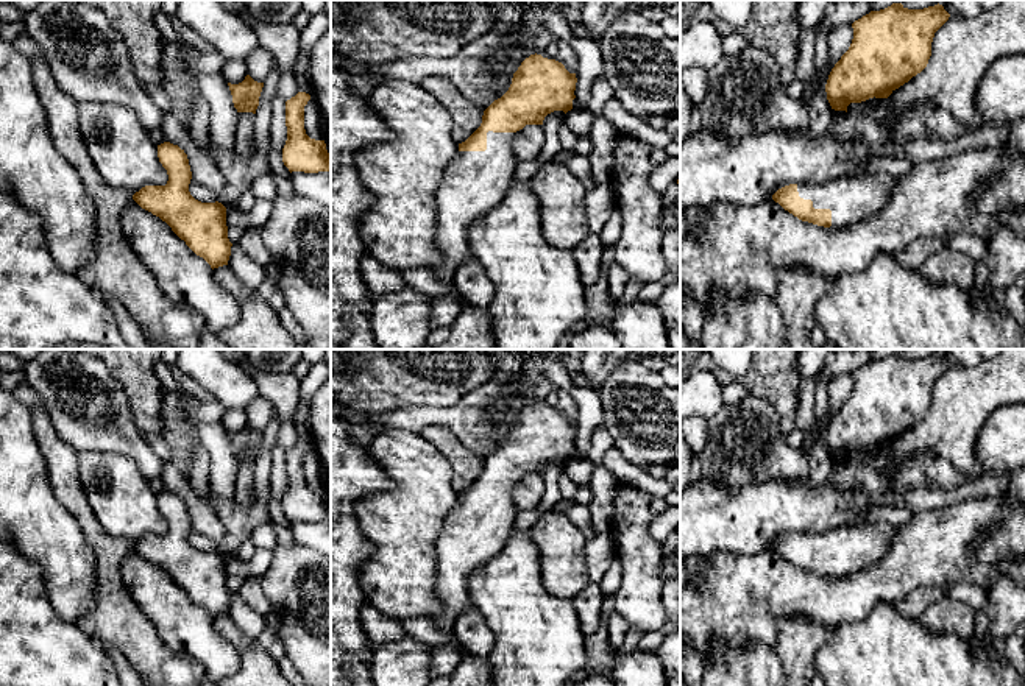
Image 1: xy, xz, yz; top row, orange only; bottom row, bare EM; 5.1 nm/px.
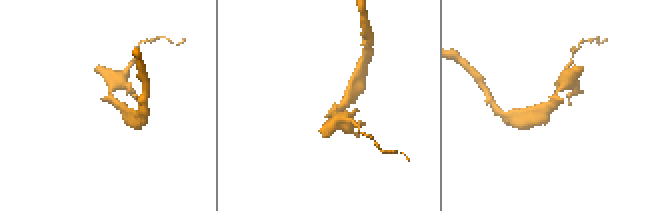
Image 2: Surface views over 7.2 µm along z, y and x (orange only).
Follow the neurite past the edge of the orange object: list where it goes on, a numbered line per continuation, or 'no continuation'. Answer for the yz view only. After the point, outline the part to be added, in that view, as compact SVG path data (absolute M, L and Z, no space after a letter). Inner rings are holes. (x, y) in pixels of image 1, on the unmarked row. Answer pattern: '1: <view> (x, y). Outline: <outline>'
1: yz (851, 549). Outline: M874 524L869 527L832 529L819 535L797 533L799 546L811 549L814 558L832 560L832 575L842 577L880 561L889 550L897 527Z

